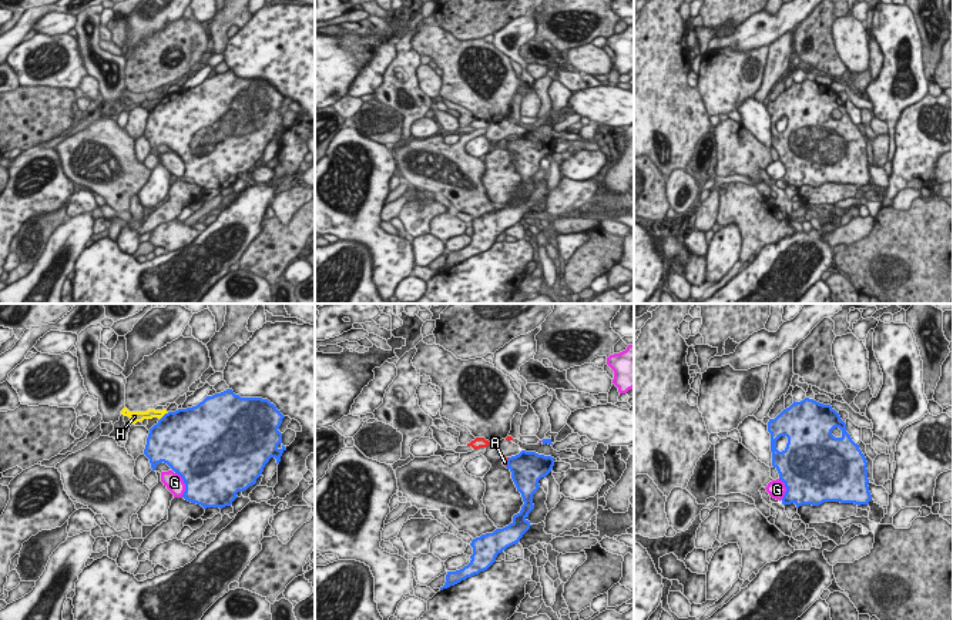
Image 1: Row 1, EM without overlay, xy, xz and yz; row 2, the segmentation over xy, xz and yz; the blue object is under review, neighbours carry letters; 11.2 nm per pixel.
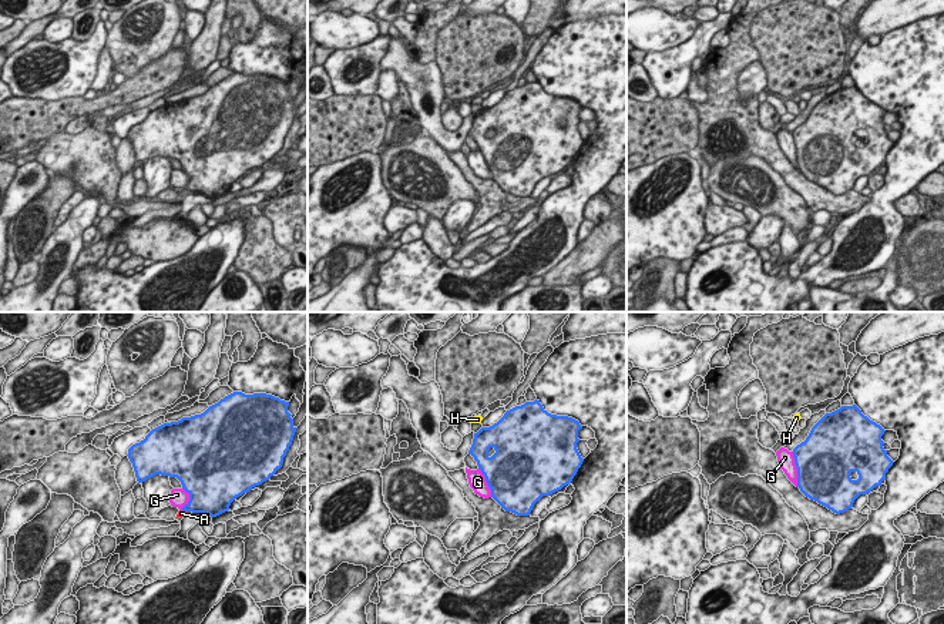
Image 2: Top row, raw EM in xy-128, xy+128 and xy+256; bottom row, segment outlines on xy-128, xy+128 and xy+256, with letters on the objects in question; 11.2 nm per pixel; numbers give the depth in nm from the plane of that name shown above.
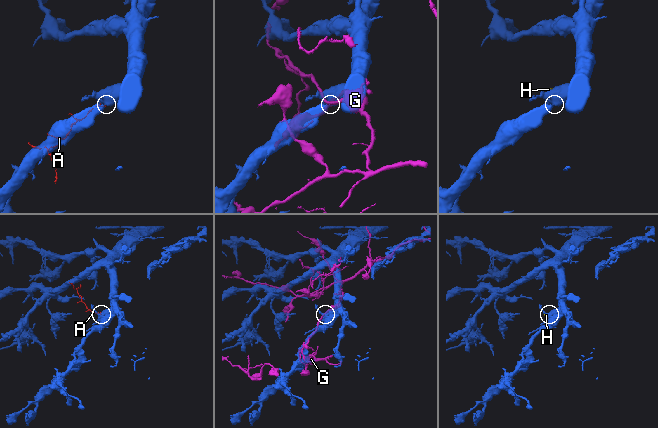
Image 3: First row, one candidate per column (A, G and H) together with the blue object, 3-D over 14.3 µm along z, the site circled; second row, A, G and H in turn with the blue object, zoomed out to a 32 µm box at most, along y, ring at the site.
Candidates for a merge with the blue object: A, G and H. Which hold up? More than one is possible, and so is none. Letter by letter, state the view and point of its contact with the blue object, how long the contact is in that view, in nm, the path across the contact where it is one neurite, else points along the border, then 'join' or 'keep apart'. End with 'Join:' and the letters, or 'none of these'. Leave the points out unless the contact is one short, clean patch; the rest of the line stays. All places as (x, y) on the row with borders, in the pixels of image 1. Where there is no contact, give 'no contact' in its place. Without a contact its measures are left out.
A: contact xz (506, 461); length 120 nm; border xz (509, 458), (506, 466); keep apart
G: contact xy (185, 485); length 300 nm; keep apart
H: contact xy (164, 415); length 140 nm; border xy (168, 412), (160, 419); keep apart
Join: none of these

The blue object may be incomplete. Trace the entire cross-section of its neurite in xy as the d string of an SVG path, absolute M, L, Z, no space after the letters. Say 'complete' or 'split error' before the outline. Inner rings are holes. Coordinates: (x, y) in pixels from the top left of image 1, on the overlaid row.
complete | M232 389L207 396L197 406L165 413L150 429L144 455L151 469L164 462L184 483L182 497L207 507L231 506L238 492L256 483L271 458L279 465L286 448L278 428L285 416L262 398L241 398Z

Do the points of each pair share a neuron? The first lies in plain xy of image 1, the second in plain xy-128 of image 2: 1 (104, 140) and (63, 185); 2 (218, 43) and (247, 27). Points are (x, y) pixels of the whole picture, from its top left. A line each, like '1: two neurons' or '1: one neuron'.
1: two neurons
2: one neuron

